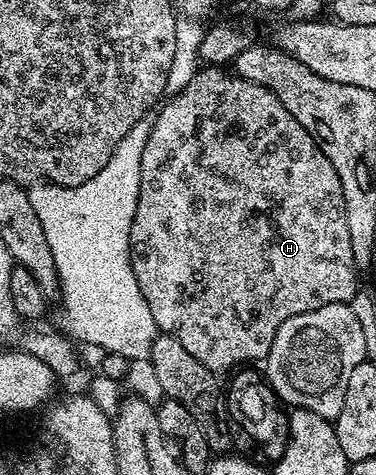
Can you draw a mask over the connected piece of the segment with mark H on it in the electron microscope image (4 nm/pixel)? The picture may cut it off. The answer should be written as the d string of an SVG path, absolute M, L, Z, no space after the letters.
M201 67L196 70L190 83L182 87L182 91L171 94L159 106L151 122L150 139L146 139L146 147L142 150L138 207L130 227L130 259L142 299L146 299L146 307L150 307L150 315L154 315L154 323L160 333L168 333L178 339L178 343L182 343L182 347L186 347L186 351L190 351L190 355L202 363L202 367L220 375L223 369L232 371L249 363L263 362L274 343L274 335L278 335L278 327L282 327L286 319L318 307L342 305L353 300L351 297L356 293L358 267L354 263L354 247L350 247L346 199L338 171L334 171L334 163L326 159L310 131L306 131L306 127L302 127L302 123L298 123L298 119L294 119L286 107L282 107L282 99L278 99L278 95L258 83L250 83L236 76L227 68Z

